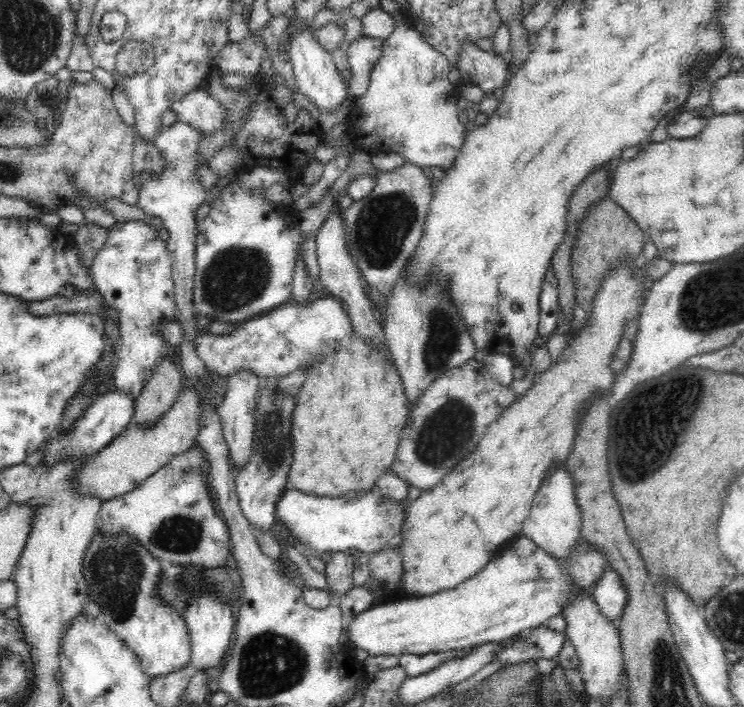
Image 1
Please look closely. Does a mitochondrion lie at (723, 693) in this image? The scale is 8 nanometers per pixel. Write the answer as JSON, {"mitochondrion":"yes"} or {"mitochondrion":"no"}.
{"mitochondrion":"no"}

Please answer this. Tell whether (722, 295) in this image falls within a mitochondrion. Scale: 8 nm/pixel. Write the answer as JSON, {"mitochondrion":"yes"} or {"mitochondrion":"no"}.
{"mitochondrion":"yes"}

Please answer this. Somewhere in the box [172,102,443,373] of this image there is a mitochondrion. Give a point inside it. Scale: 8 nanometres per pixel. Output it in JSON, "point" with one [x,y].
{"point":[384,224]}

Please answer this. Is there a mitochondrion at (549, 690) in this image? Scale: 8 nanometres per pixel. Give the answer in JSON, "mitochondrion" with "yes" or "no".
{"mitochondrion":"yes"}

